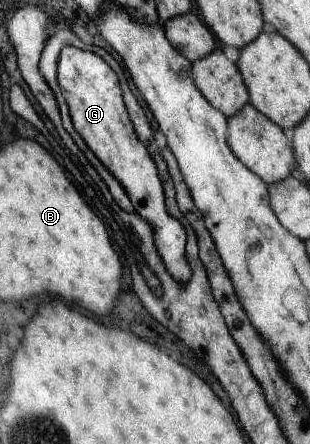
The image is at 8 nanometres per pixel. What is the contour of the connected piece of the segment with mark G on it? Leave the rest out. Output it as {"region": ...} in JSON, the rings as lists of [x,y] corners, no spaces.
{"region":[[[64,46],[58,61],[57,81],[68,103],[74,128],[94,152],[95,162],[104,164],[120,181],[135,206],[135,212],[154,226],[155,244],[168,272],[177,281],[187,283],[193,275],[185,252],[188,233],[185,225],[166,208],[164,182],[152,154],[137,137],[137,131],[125,107],[117,72],[97,54]]]}

